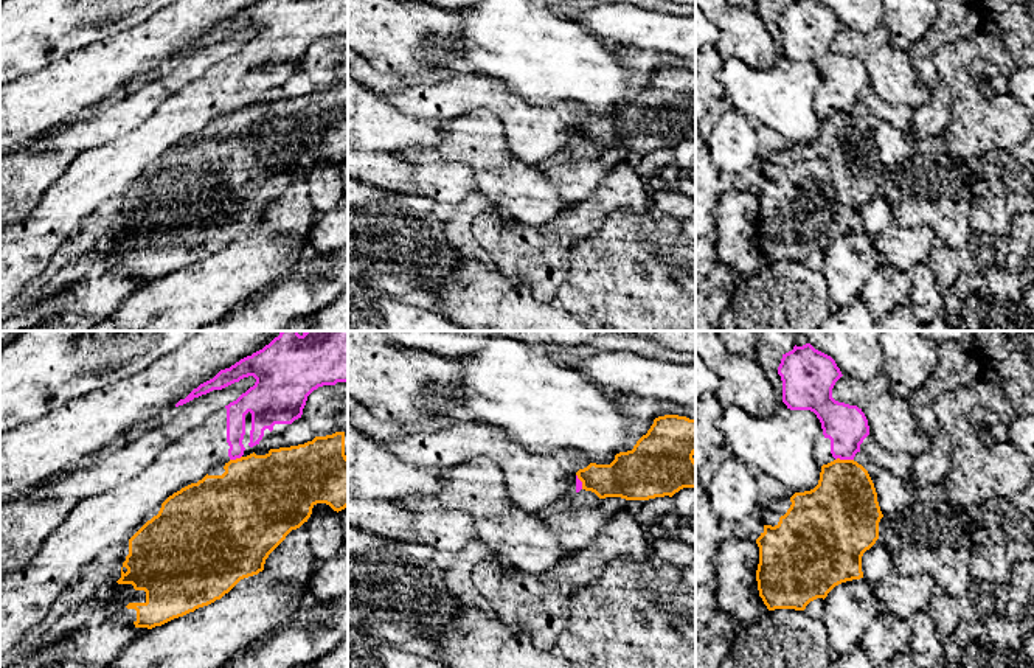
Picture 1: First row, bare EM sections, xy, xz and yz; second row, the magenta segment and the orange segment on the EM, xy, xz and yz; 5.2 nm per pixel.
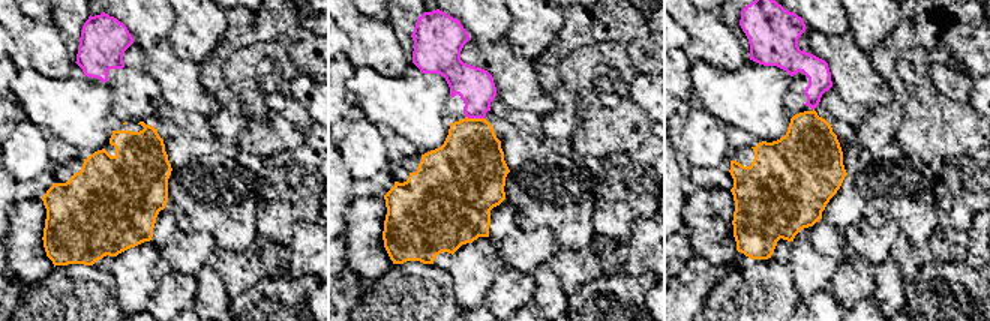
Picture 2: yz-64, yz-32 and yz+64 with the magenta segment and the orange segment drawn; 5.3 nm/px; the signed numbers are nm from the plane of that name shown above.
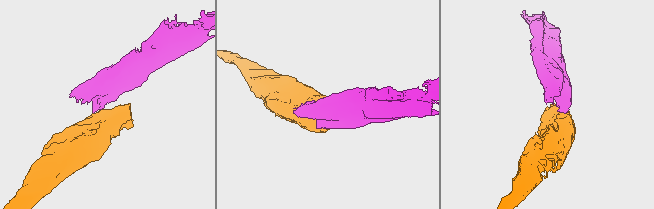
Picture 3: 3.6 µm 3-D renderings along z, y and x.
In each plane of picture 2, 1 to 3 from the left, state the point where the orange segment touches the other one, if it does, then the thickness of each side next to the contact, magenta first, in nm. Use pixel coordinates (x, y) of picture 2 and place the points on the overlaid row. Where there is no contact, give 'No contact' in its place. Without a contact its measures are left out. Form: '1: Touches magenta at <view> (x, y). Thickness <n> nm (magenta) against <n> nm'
1: No contact
2: Touches magenta at yz-32 (474, 117). Thickness 200 nm (magenta) against 360 nm
3: No contact

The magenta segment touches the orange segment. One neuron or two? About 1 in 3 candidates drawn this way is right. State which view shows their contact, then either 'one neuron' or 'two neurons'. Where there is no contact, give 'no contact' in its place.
yz | two neurons

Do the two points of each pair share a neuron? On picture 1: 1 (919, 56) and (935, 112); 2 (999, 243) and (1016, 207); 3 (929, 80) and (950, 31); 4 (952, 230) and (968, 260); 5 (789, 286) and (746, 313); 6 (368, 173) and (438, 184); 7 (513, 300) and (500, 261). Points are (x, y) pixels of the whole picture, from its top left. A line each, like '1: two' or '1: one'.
1: one
2: two
3: one
4: two
5: one
6: one
7: two

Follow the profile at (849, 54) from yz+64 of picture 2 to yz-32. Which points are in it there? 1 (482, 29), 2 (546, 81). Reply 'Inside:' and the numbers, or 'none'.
Inside: none

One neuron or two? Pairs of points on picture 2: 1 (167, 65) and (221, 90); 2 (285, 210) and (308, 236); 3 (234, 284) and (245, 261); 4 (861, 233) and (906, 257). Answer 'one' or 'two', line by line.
1: two
2: two
3: one
4: two

